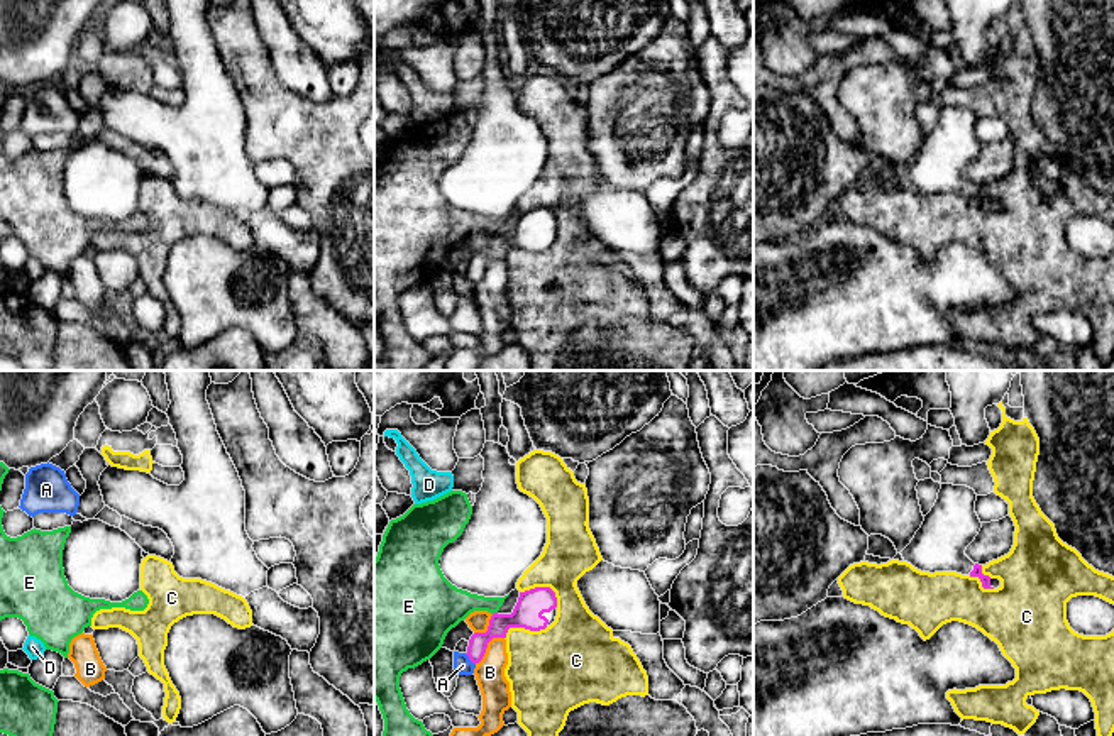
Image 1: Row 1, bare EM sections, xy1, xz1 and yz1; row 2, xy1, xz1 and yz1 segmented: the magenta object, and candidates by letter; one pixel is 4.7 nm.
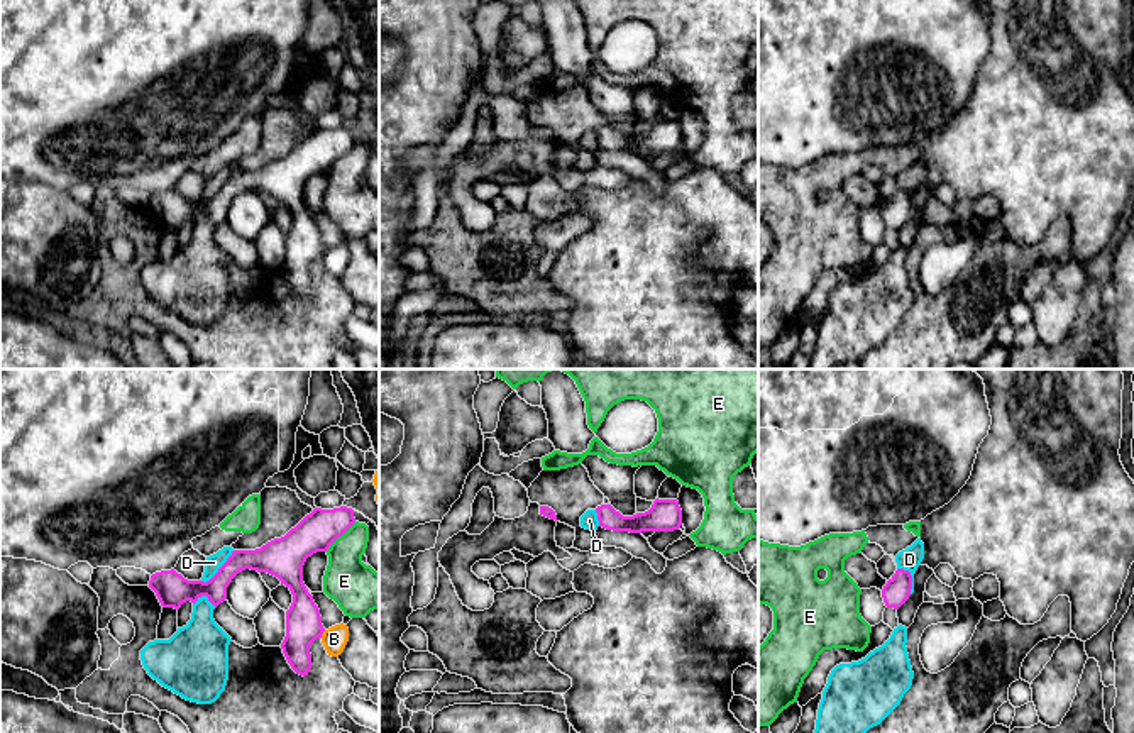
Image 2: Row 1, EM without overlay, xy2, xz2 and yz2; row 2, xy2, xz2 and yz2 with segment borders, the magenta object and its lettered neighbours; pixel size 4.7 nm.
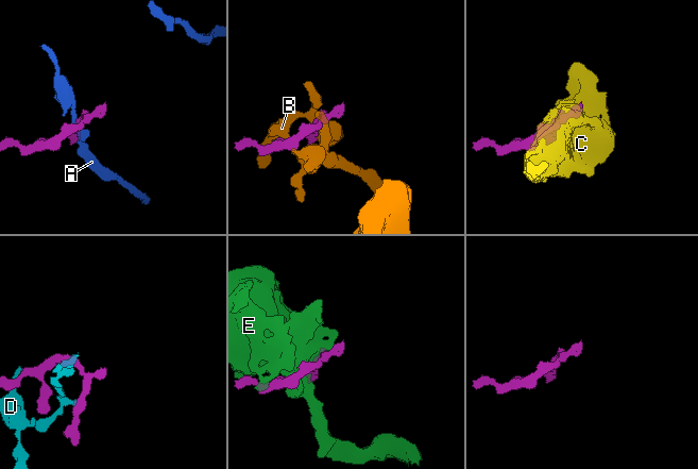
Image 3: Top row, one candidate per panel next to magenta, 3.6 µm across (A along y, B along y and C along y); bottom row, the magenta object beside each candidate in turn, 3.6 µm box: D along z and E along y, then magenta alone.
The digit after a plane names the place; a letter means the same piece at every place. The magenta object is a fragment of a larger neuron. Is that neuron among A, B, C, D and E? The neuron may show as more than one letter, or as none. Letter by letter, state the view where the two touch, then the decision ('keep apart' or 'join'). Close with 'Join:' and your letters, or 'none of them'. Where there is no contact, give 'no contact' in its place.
A: contact in xz1; keep apart
B: contact in xz1; keep apart
C: contact in xz1; keep apart
D: contact in xy2; keep apart
E: contact in xy2; keep apart
Join: none of them

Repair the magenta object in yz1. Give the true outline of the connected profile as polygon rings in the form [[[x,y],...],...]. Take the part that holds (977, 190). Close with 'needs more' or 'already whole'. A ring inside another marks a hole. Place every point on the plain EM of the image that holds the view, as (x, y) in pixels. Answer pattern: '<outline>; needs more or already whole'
[[[941,105],[935,127],[924,137],[911,164],[901,173],[904,183],[921,193],[957,193],[979,198],[984,210],[994,210],[990,198],[982,195],[982,186],[965,176],[982,149],[975,122],[973,110]]]; needs more

